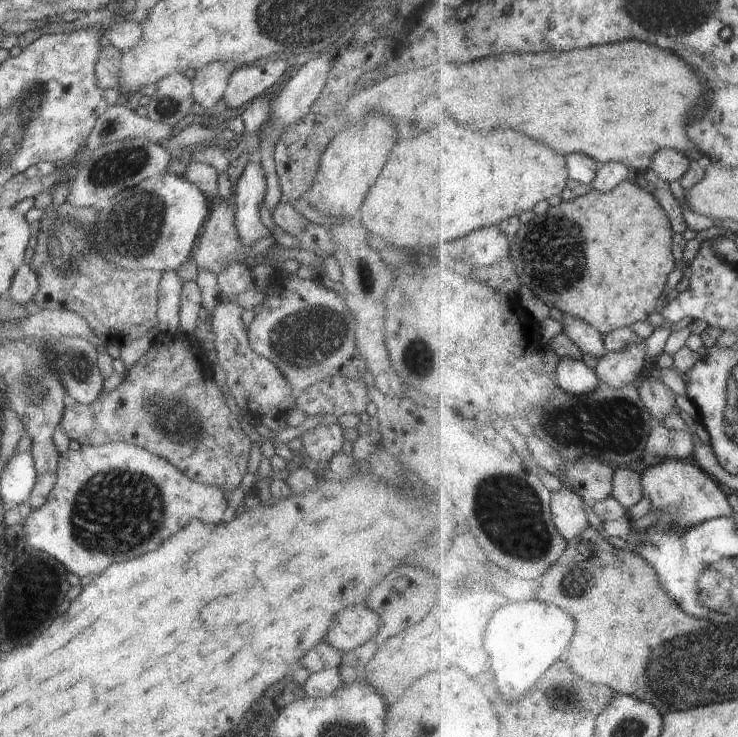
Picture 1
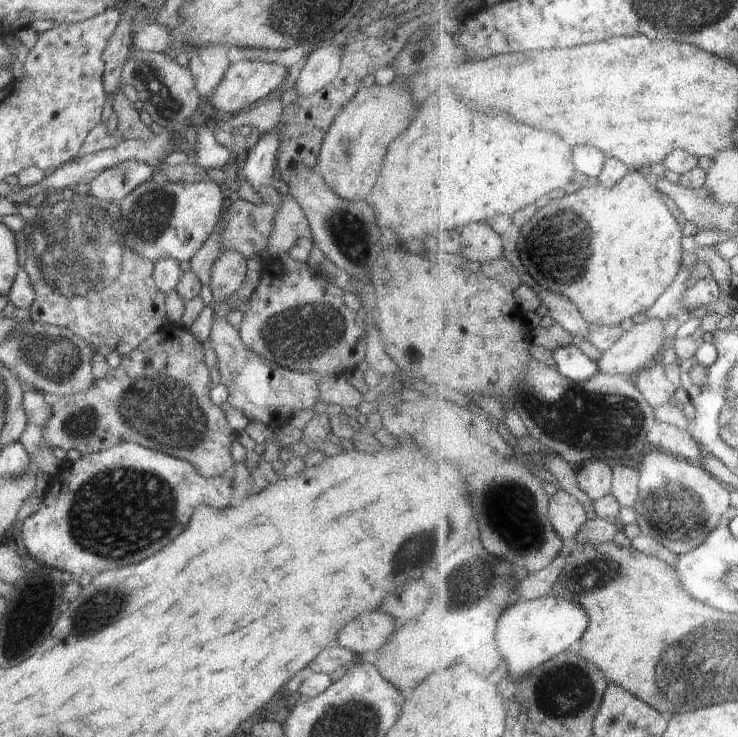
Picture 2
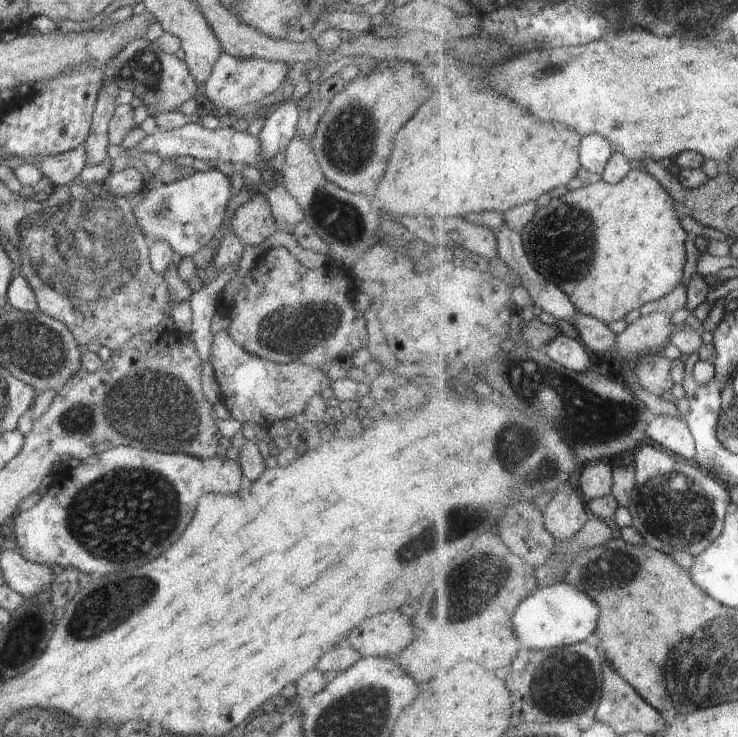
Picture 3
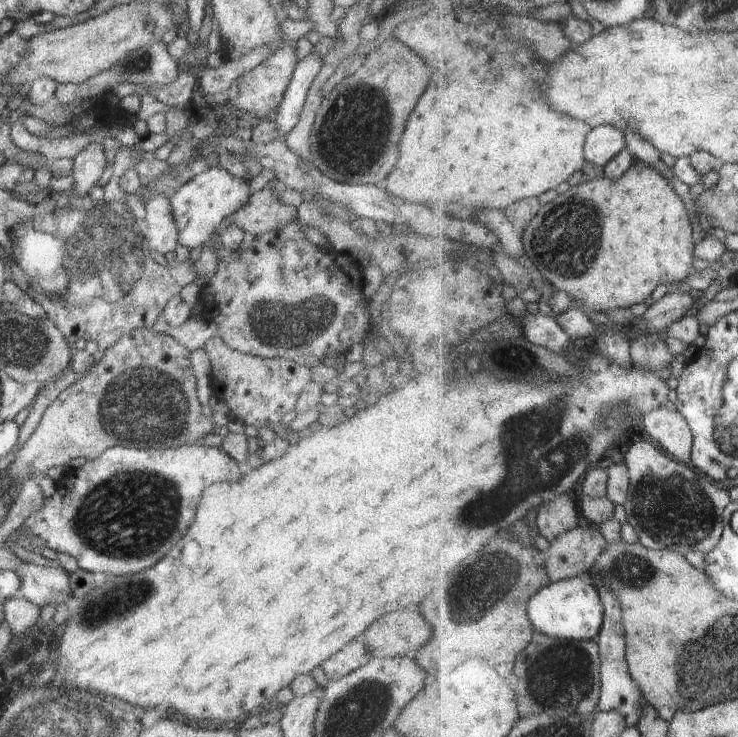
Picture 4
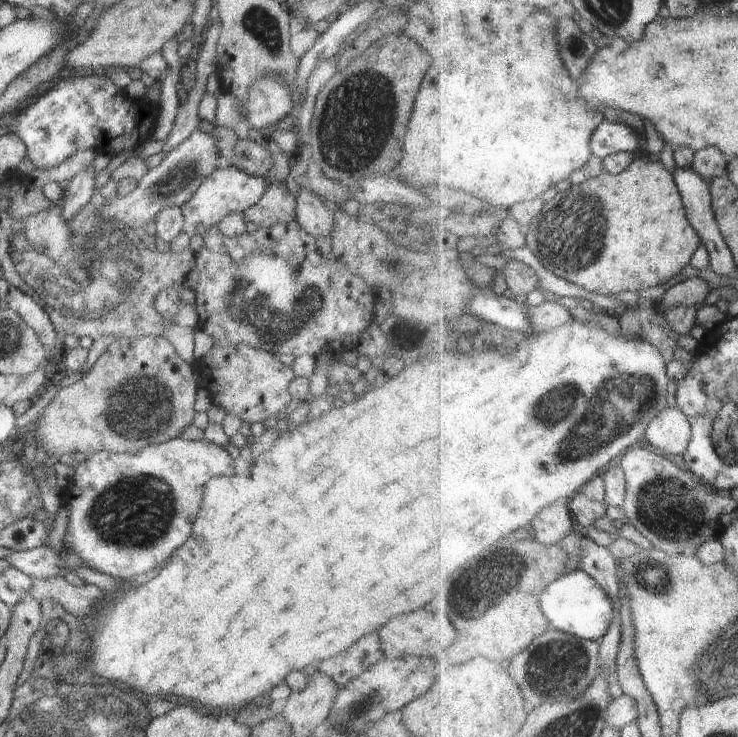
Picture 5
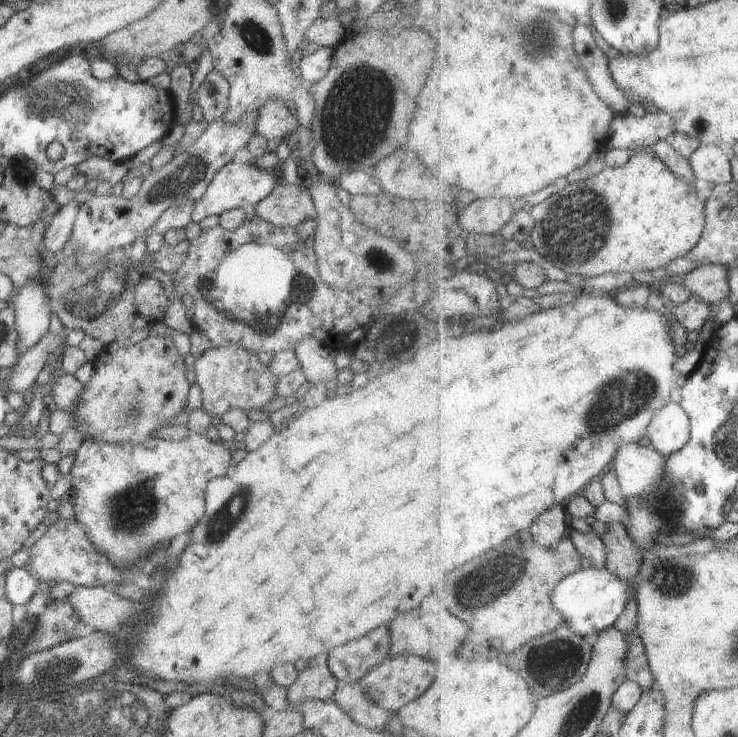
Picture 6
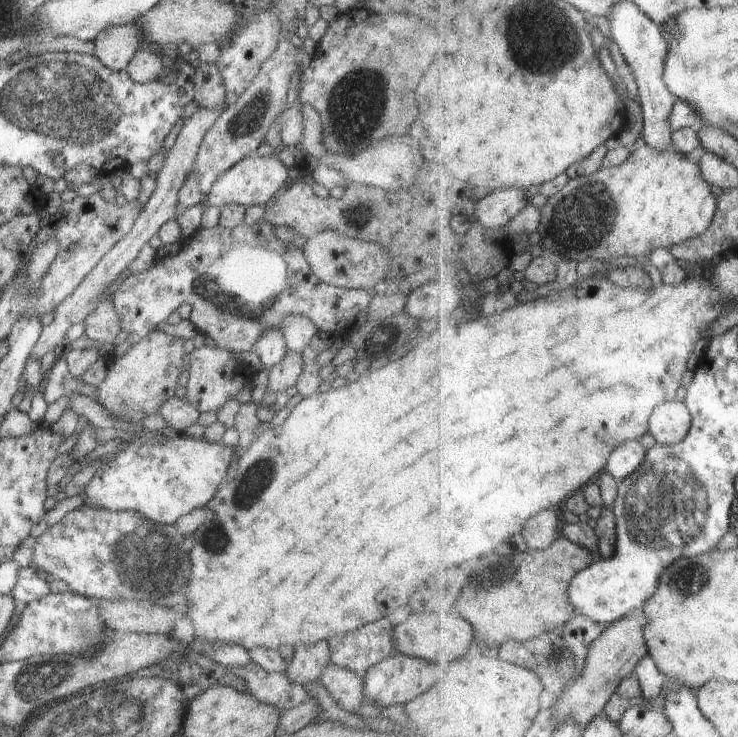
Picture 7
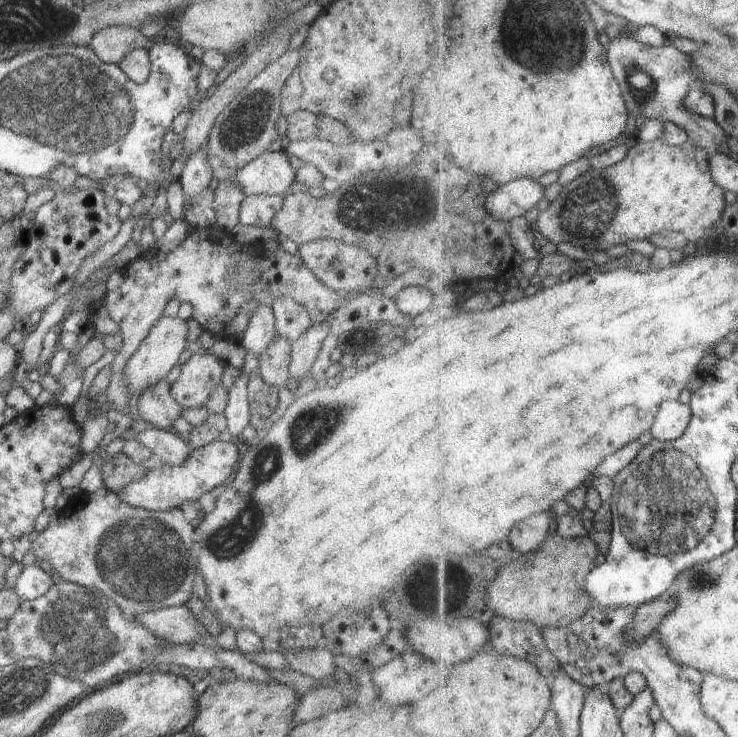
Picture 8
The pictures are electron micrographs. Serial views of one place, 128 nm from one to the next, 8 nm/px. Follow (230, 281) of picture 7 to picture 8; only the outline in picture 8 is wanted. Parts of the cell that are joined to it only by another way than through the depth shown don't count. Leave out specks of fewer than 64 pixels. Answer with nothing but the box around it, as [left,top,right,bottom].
[78,227,347,455]

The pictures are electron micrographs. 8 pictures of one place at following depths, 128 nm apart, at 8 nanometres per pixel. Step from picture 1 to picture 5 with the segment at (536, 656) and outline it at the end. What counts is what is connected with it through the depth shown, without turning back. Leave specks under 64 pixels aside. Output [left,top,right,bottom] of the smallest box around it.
[542,569,617,641]

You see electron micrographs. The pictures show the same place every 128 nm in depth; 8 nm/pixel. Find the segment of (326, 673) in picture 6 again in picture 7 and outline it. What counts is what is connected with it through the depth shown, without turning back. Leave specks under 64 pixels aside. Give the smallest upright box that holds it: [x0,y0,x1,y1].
[287,640,330,686]

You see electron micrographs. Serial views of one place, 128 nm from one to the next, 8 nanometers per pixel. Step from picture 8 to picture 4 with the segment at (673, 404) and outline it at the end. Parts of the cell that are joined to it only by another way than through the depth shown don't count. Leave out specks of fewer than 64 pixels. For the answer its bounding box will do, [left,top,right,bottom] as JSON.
[644,407,695,463]

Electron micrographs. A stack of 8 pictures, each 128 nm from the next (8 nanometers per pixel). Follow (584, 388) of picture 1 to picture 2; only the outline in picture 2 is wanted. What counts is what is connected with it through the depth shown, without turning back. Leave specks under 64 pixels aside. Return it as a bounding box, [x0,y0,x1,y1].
[554,343,601,383]

